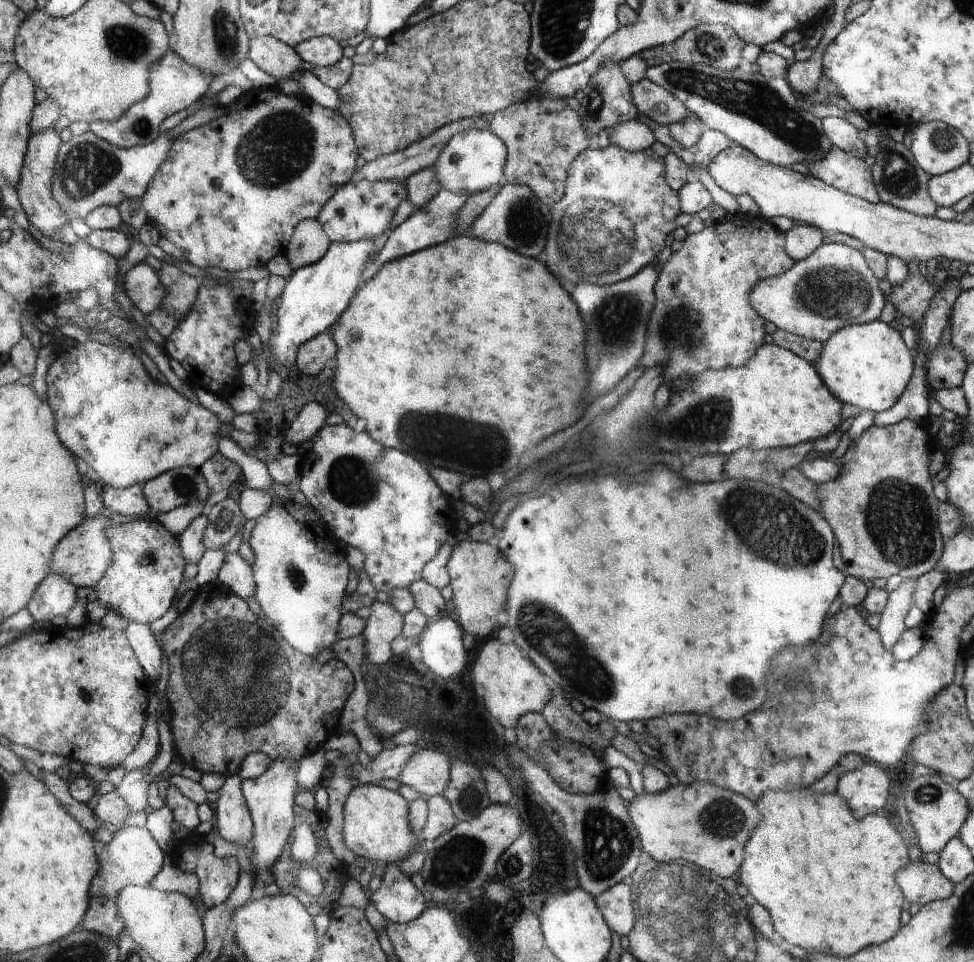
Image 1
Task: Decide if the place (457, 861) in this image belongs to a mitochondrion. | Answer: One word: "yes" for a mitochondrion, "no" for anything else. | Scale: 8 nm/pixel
yes

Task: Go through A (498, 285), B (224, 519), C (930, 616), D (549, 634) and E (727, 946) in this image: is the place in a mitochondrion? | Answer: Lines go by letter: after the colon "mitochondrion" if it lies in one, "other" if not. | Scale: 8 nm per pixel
A: other
B: mitochondrion
C: other
D: mitochondrion
E: mitochondrion

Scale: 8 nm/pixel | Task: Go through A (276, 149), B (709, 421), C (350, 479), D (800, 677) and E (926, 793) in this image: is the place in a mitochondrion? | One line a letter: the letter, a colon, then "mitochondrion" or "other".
A: mitochondrion
B: mitochondrion
C: mitochondrion
D: mitochondrion
E: mitochondrion

